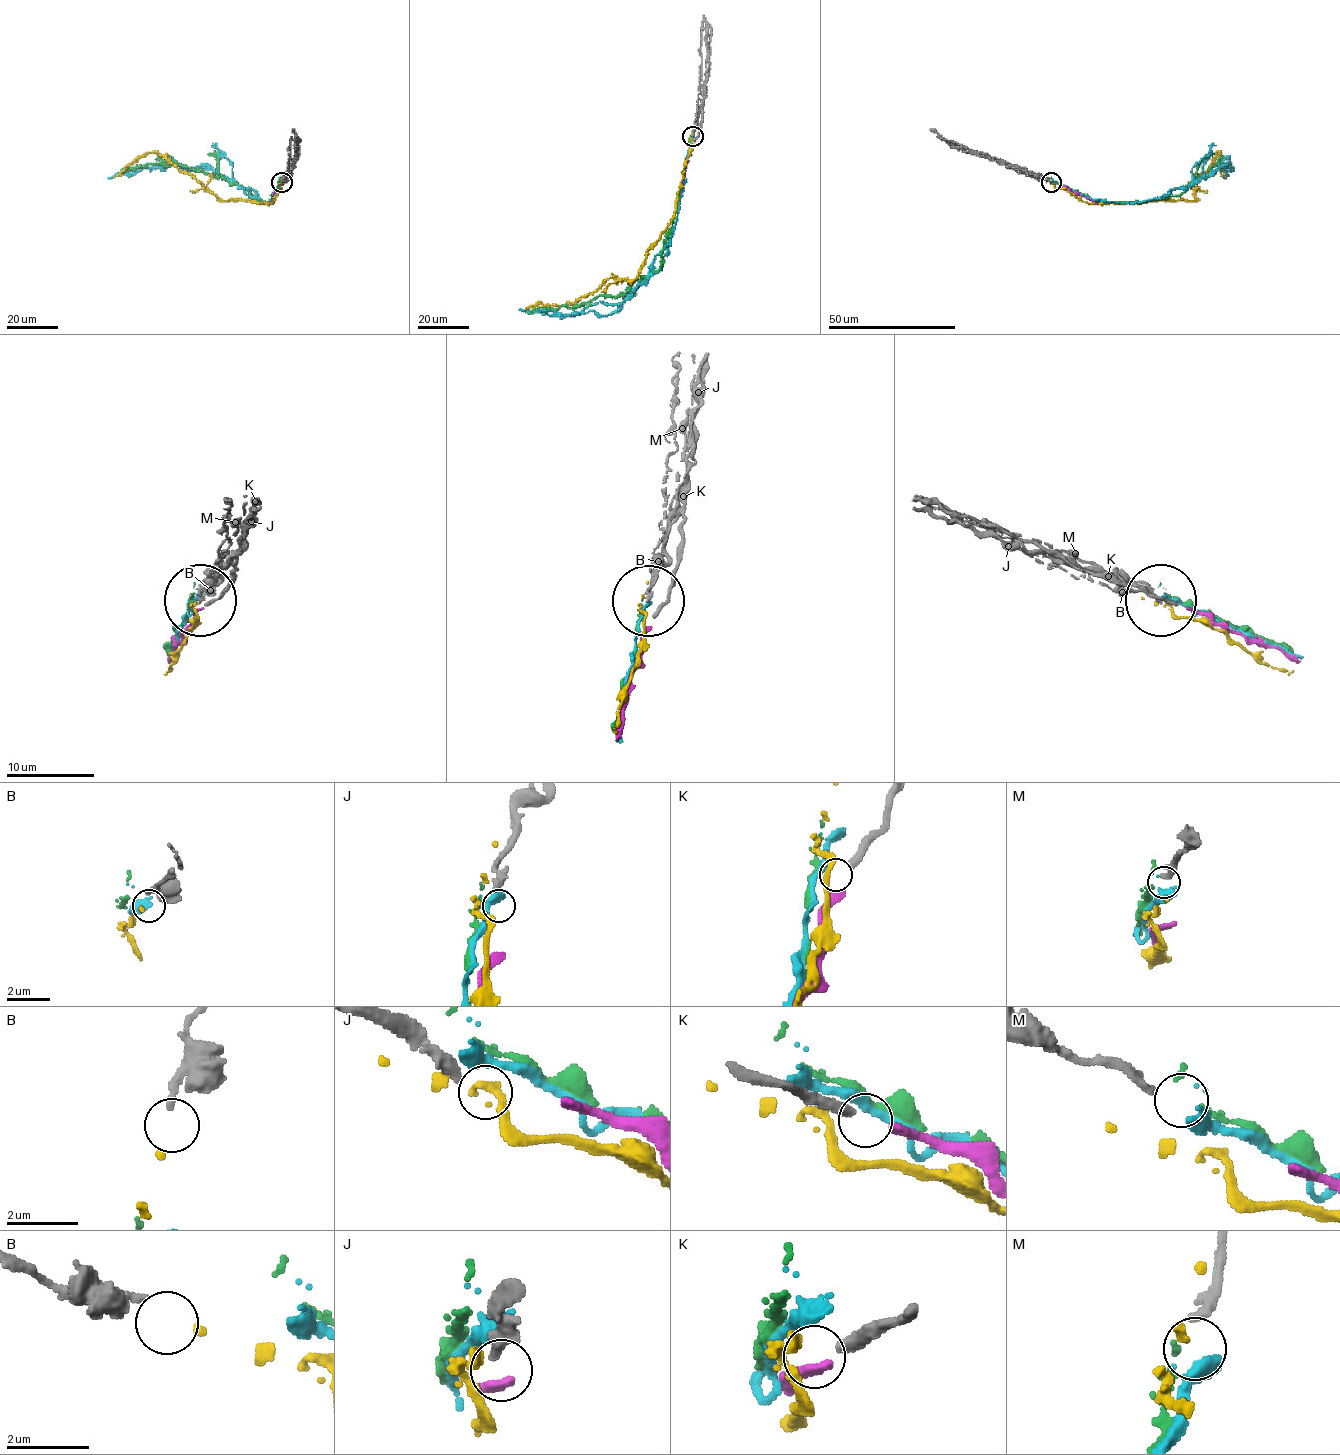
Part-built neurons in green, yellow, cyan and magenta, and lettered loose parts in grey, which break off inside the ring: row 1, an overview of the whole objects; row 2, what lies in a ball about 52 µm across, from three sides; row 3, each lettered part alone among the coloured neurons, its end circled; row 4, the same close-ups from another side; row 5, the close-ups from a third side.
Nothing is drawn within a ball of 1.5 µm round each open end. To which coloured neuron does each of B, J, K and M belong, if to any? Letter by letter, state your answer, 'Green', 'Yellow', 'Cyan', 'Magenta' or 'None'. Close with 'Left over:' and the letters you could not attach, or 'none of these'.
B: Yellow
J: None
K: Magenta
M: Cyan
Left over: J

